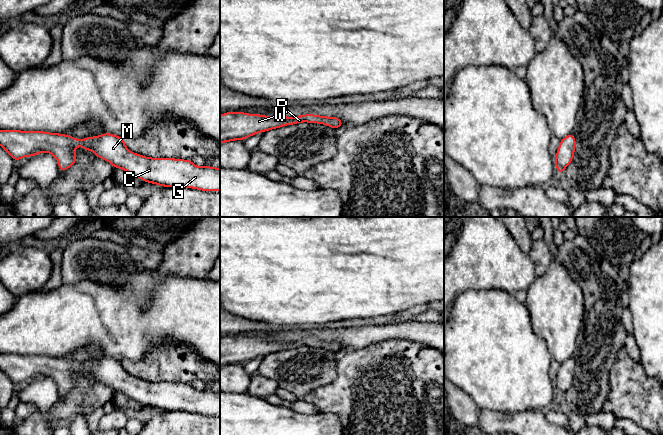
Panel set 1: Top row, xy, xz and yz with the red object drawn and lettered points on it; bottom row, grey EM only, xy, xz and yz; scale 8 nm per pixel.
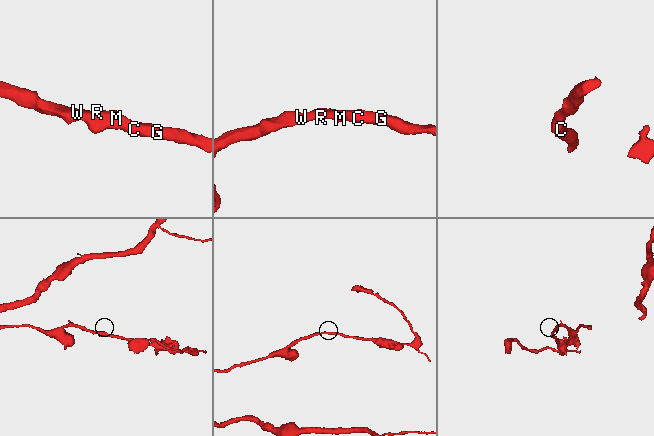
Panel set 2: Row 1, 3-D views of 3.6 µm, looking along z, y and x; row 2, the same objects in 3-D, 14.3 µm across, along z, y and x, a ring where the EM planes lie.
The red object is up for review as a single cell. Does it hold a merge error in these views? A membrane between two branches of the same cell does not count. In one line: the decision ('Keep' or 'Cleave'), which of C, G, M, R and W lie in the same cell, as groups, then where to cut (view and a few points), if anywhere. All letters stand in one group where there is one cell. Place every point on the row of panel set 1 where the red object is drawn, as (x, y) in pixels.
Keep. Groups: C G M R W. No split

